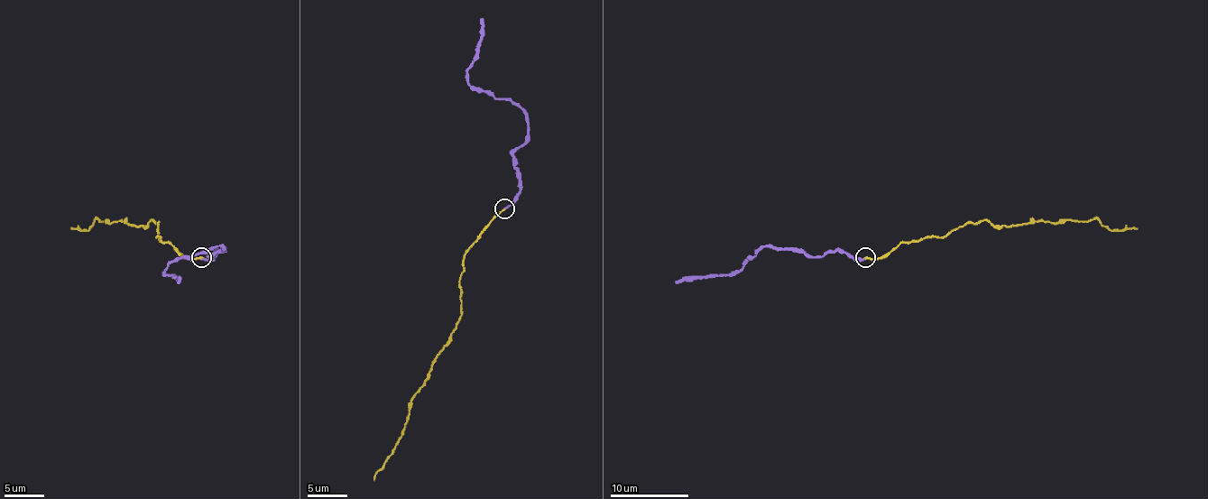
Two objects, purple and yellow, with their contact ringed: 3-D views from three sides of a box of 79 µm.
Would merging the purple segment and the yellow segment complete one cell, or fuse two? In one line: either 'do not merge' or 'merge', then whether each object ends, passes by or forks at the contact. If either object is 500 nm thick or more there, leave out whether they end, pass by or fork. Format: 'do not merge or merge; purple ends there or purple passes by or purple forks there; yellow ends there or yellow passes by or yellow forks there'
do not merge; purple ends there; yellow ends there

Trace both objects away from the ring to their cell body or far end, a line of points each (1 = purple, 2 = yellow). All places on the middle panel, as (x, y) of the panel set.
1: (504, 207), (520, 190), (514, 152), (526, 141), (528, 115), (469, 84), (483, 19)
2: (504, 207), (465, 254), (456, 328), (436, 359), (429, 377), (411, 399), (401, 436), (374, 481)

